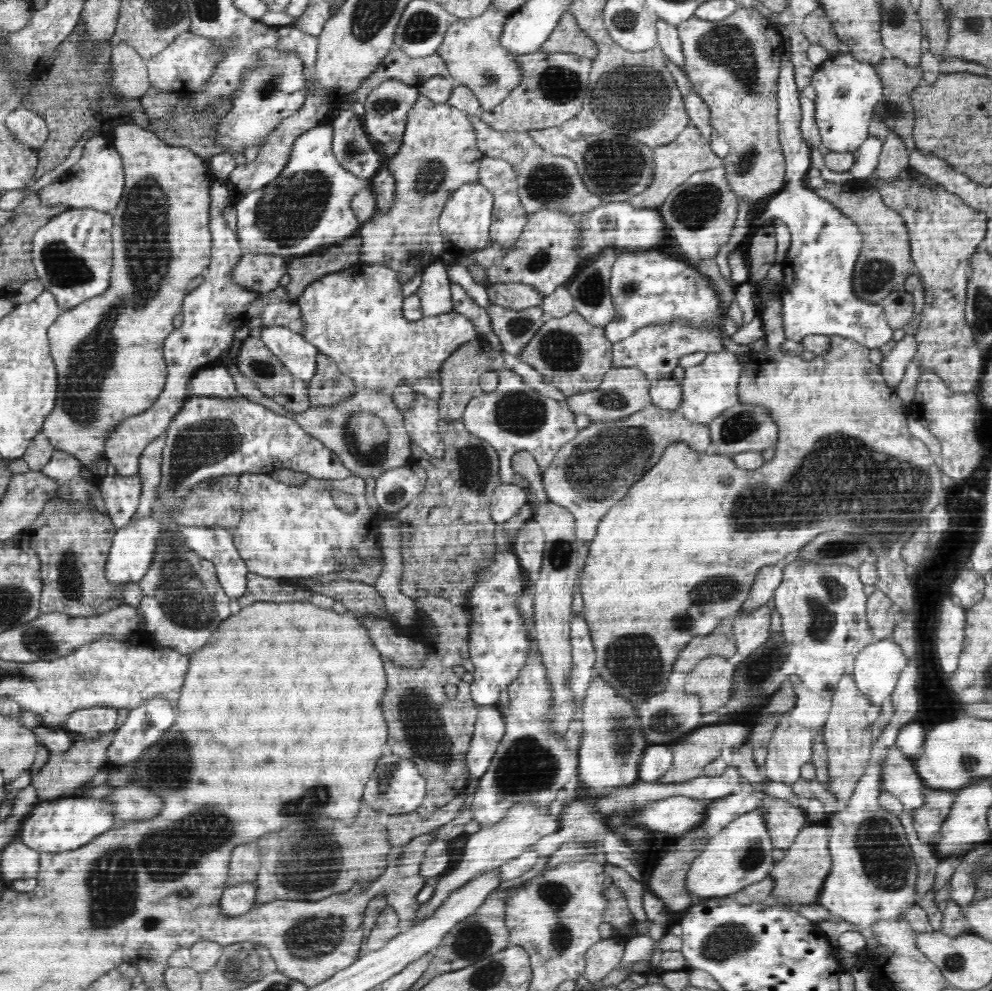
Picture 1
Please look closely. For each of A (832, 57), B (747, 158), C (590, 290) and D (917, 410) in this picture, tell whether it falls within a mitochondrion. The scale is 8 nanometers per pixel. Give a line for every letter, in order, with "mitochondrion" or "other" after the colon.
A: other
B: mitochondrion
C: mitochondrion
D: other

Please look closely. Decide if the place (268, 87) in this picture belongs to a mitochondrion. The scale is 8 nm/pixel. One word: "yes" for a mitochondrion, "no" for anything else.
yes

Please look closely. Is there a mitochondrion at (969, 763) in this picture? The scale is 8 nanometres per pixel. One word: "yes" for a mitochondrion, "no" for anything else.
yes

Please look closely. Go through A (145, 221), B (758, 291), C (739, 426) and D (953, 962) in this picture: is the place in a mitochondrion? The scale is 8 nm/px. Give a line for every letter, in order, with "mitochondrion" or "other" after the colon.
A: mitochondrion
B: other
C: mitochondrion
D: mitochondrion

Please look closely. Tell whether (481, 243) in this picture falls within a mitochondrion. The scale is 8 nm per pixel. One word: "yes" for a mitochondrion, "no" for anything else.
no

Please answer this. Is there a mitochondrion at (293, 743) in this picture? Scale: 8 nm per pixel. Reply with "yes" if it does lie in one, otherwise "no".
no

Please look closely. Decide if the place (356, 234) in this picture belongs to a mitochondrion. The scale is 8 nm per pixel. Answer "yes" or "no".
no

